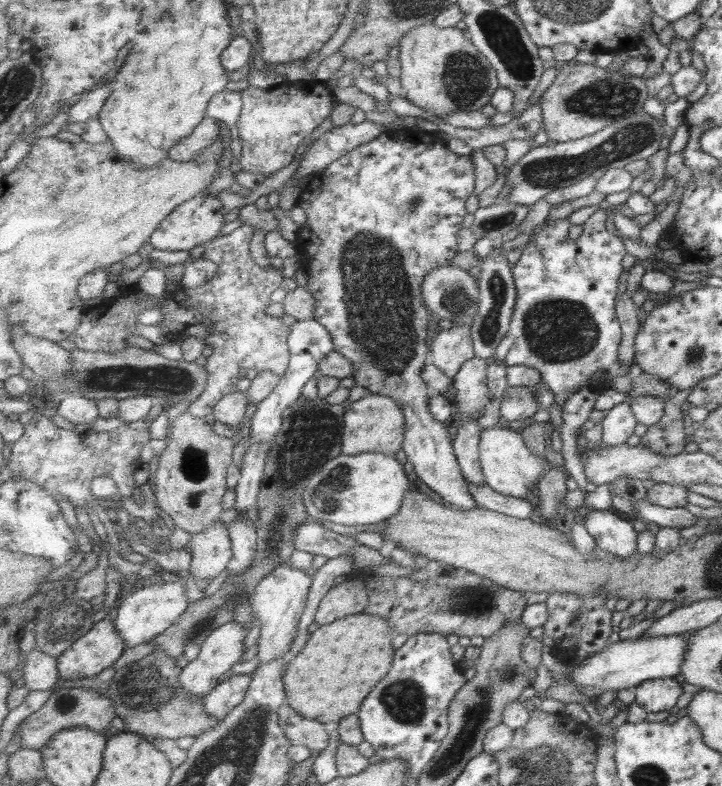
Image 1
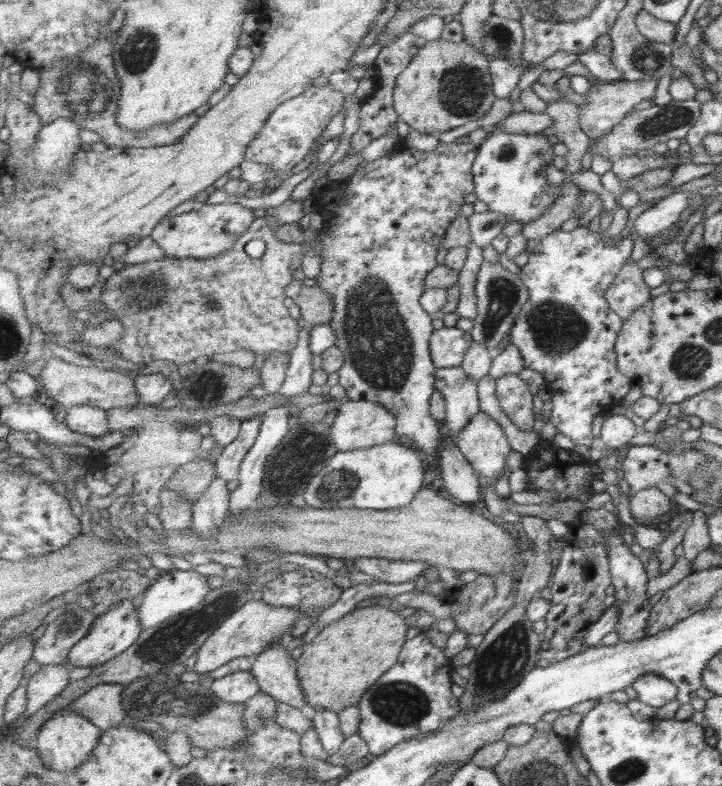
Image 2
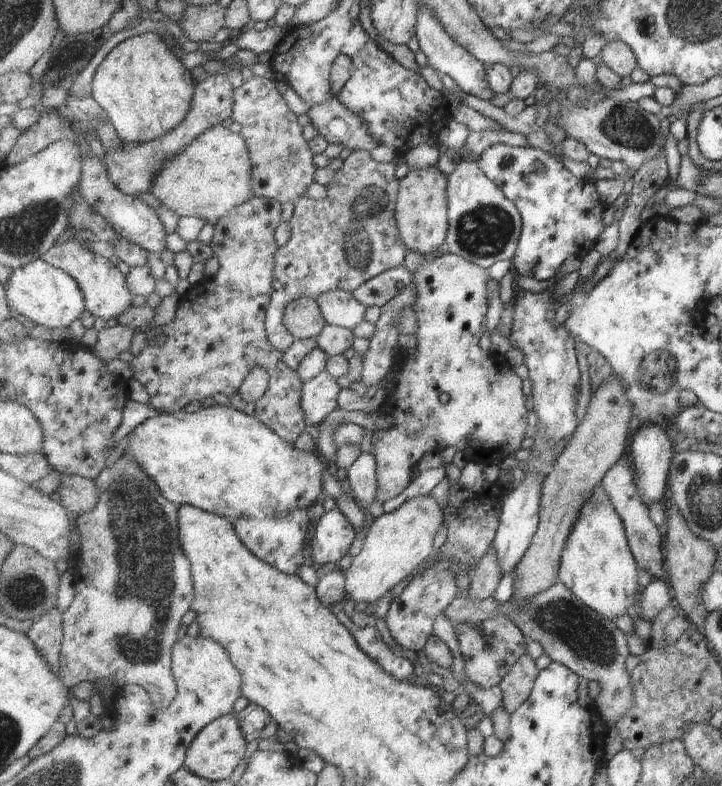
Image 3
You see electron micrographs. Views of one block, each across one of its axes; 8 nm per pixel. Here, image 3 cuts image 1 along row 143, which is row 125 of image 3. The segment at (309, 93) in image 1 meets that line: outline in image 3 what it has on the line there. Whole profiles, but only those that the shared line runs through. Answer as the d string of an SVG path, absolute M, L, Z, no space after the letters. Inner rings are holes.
M252 76L233 91L232 120L241 126L253 163L253 196L296 205L315 182L317 164L309 142L303 136L305 119L297 116L283 98L282 83Z

